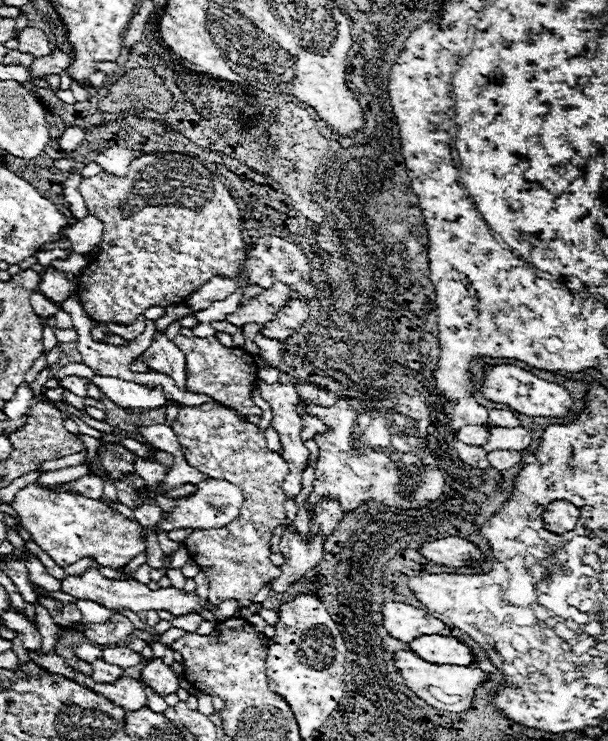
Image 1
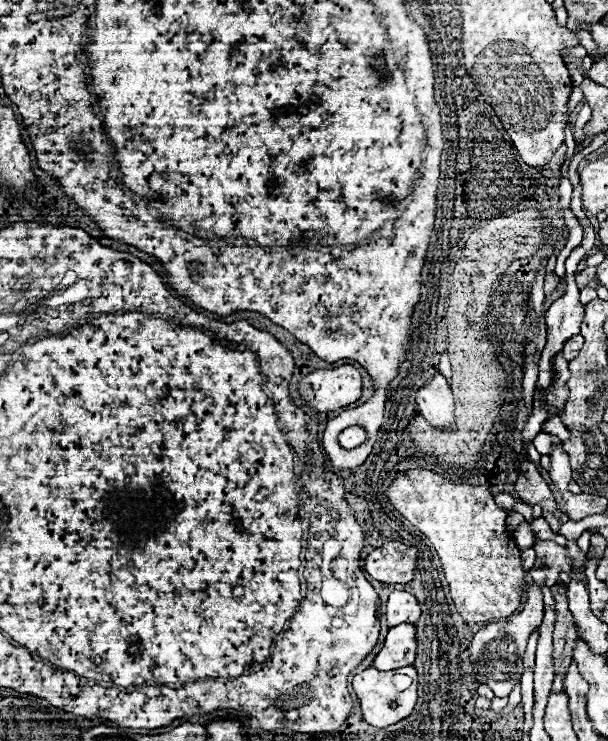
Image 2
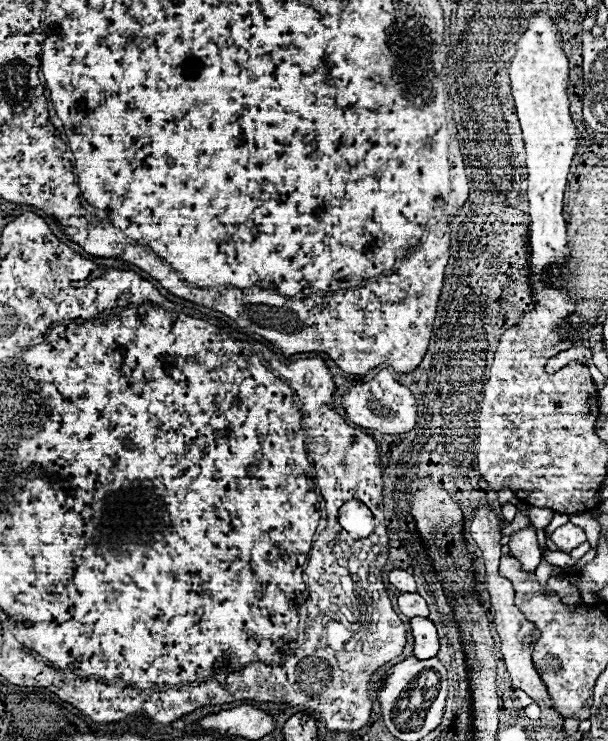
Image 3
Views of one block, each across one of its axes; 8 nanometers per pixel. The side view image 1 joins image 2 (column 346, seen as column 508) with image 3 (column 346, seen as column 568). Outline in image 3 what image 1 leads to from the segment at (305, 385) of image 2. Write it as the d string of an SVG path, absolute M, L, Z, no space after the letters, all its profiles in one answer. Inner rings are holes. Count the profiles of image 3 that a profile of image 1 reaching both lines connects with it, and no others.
M382 370L376 378L366 384L356 384L342 396L342 406L346 408L348 418L360 428L380 430L382 434L404 434L410 432L416 424L416 398L412 392L398 384L388 370Z

